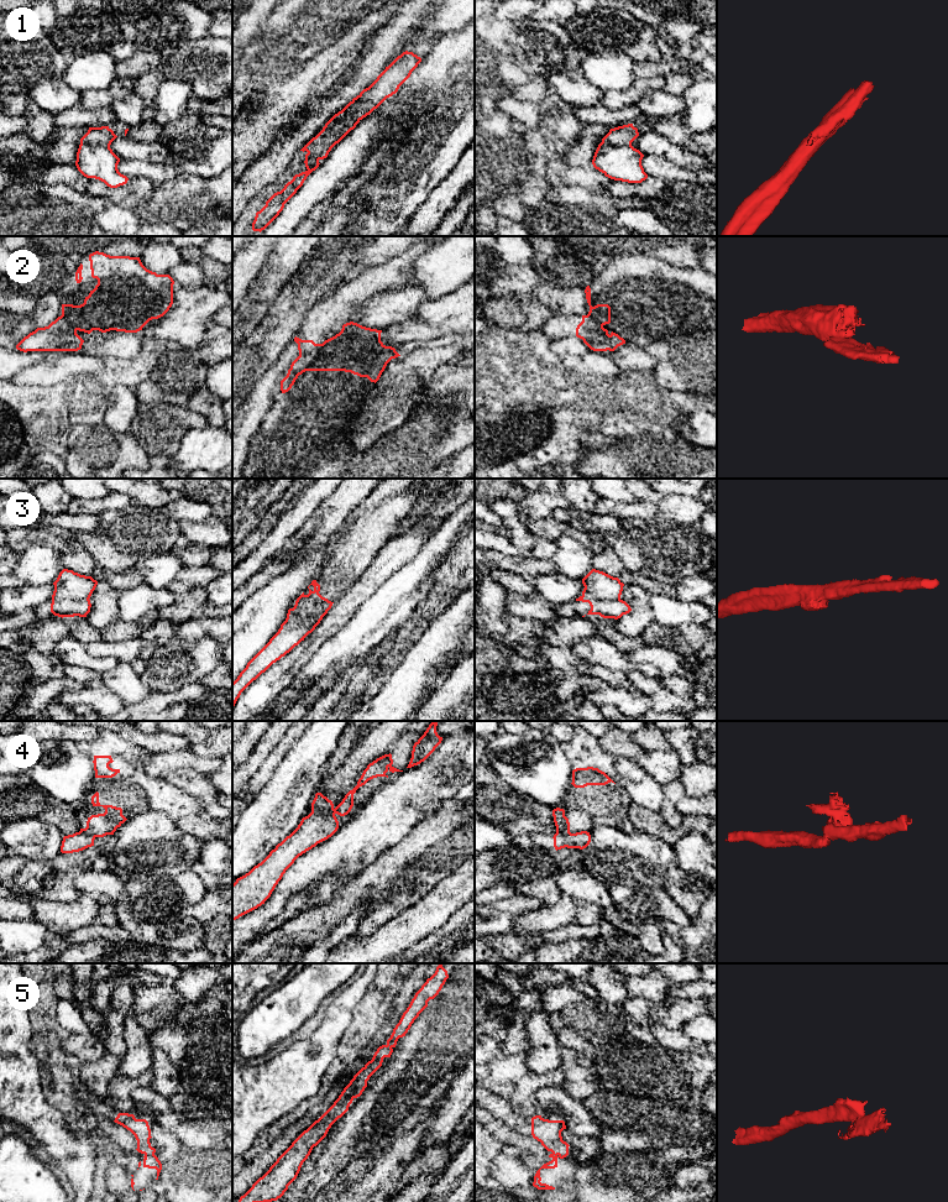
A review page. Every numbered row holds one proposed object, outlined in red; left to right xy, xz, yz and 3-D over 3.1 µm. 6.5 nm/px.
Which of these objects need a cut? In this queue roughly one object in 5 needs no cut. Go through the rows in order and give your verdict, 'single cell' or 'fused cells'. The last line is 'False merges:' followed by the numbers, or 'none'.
1: fused cells
2: fused cells
3: fused cells
4: fused cells
5: fused cells
False merges: 1, 2, 3, 4, 5

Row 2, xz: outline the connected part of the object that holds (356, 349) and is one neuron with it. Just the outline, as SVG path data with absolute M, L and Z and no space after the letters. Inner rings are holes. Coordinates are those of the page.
M350 322L335 336L325 340L319 350L319 355L310 362L305 371L345 371L367 377L371 382L377 382L387 364L400 356L394 347L386 346L381 341L382 330L362 326Z

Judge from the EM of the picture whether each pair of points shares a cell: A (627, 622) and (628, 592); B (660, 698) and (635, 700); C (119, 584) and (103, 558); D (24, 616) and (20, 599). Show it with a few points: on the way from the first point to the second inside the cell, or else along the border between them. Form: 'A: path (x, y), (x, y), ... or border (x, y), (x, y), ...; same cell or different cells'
A: path (634, 615), (634, 602), (632, 600); same cell
B: border (633, 686), (650, 699), (653, 707); different cells
C: border (98, 566), (105, 570), (120, 571), (134, 568); different cells
D: border (32, 609), (12, 613); different cells

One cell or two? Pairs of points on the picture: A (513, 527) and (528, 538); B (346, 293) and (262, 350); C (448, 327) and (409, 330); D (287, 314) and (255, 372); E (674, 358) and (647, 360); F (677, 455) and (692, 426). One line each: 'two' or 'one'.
A: one
B: two
C: one
D: one
E: two
F: two

